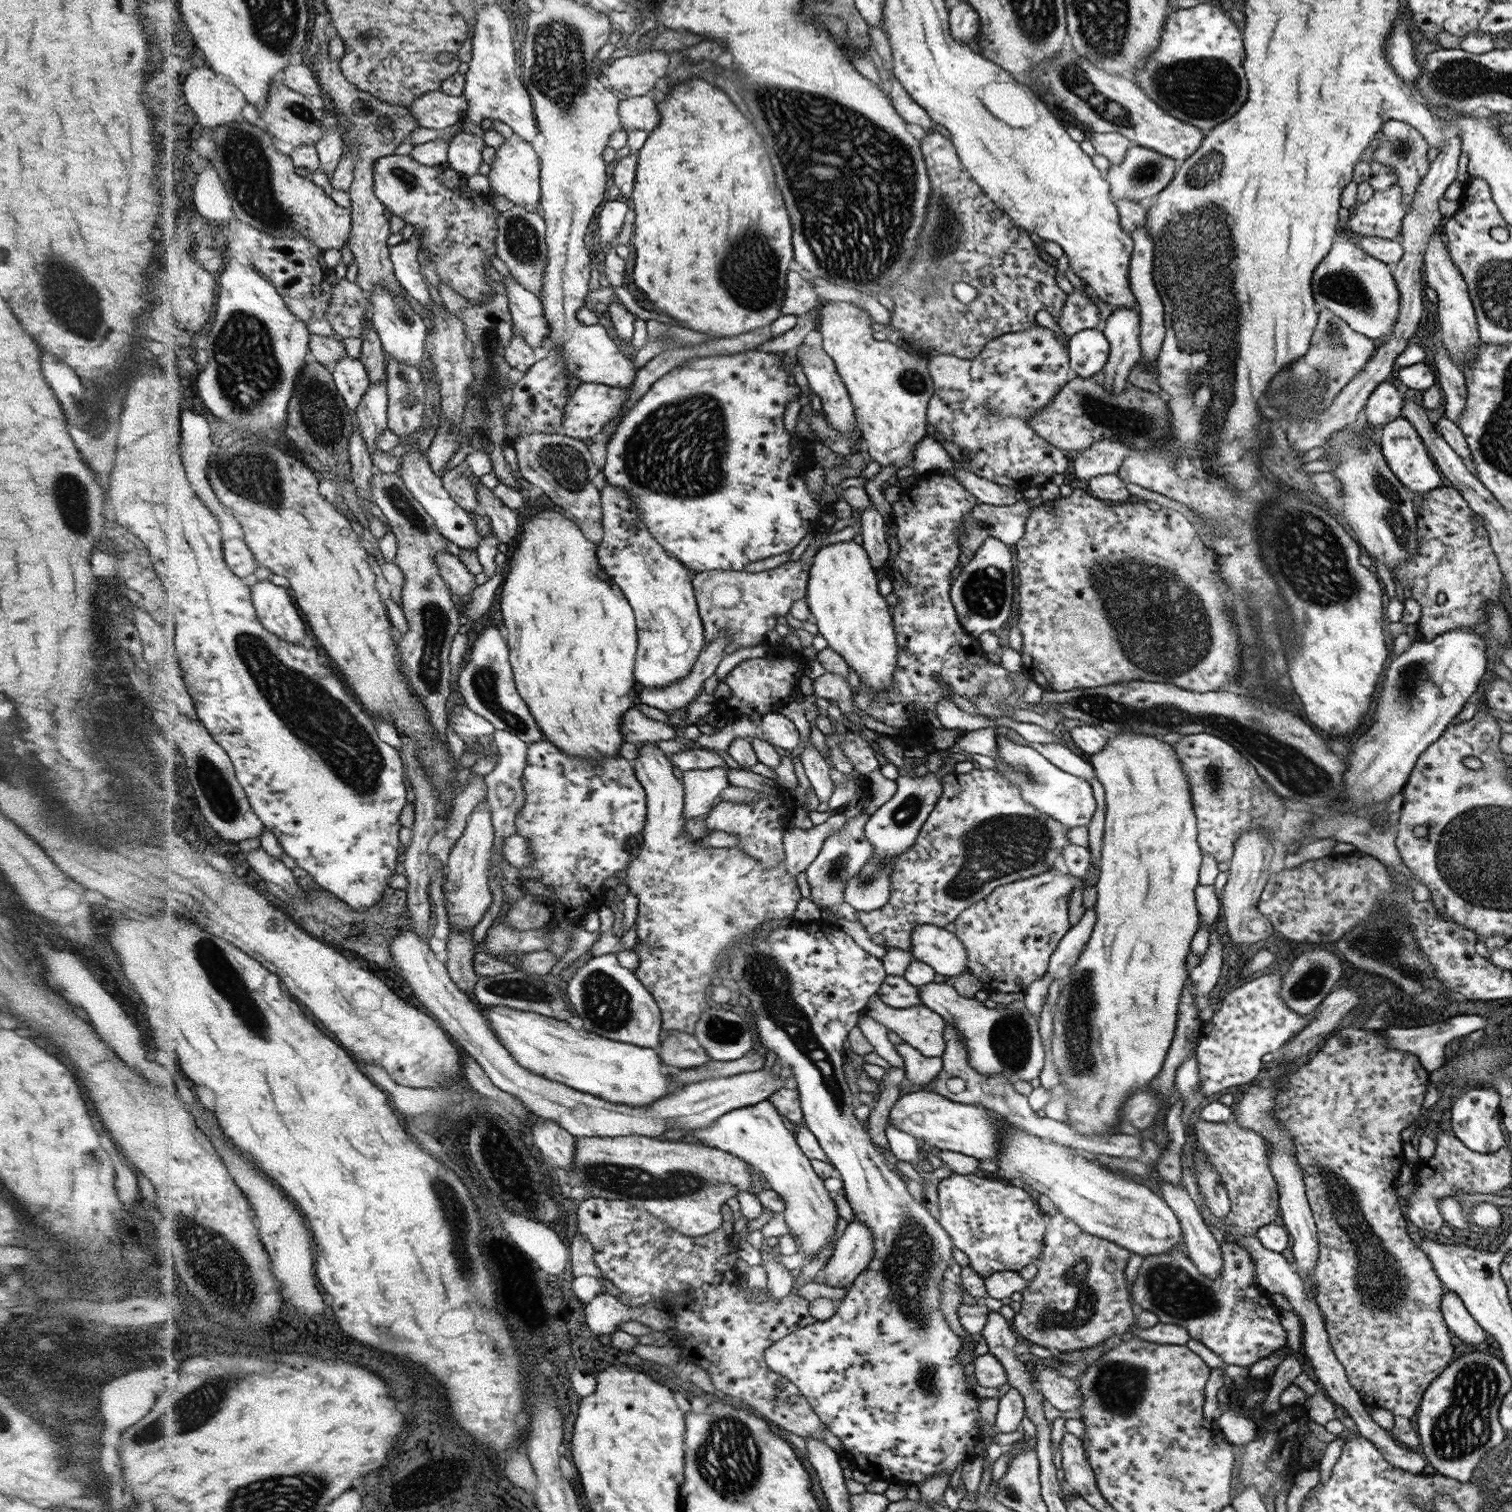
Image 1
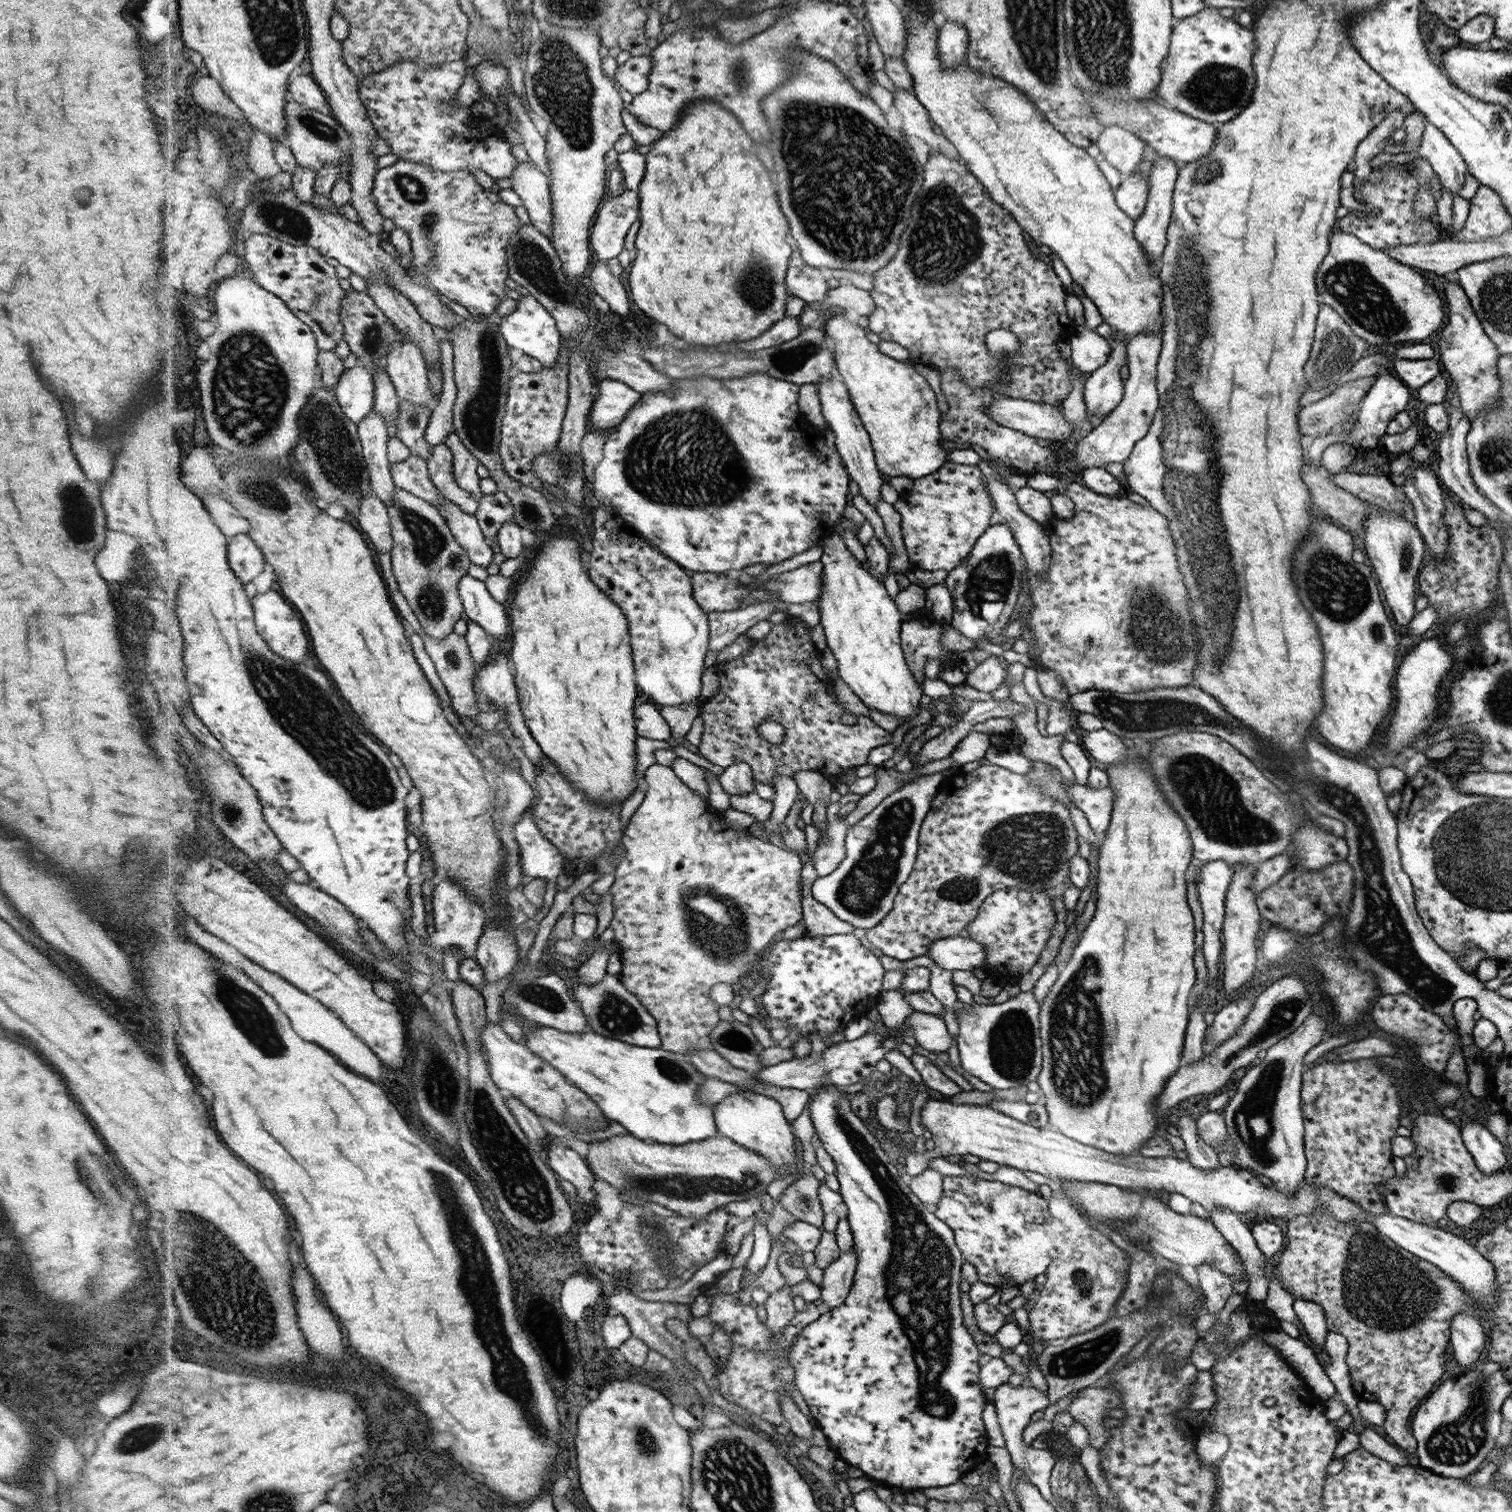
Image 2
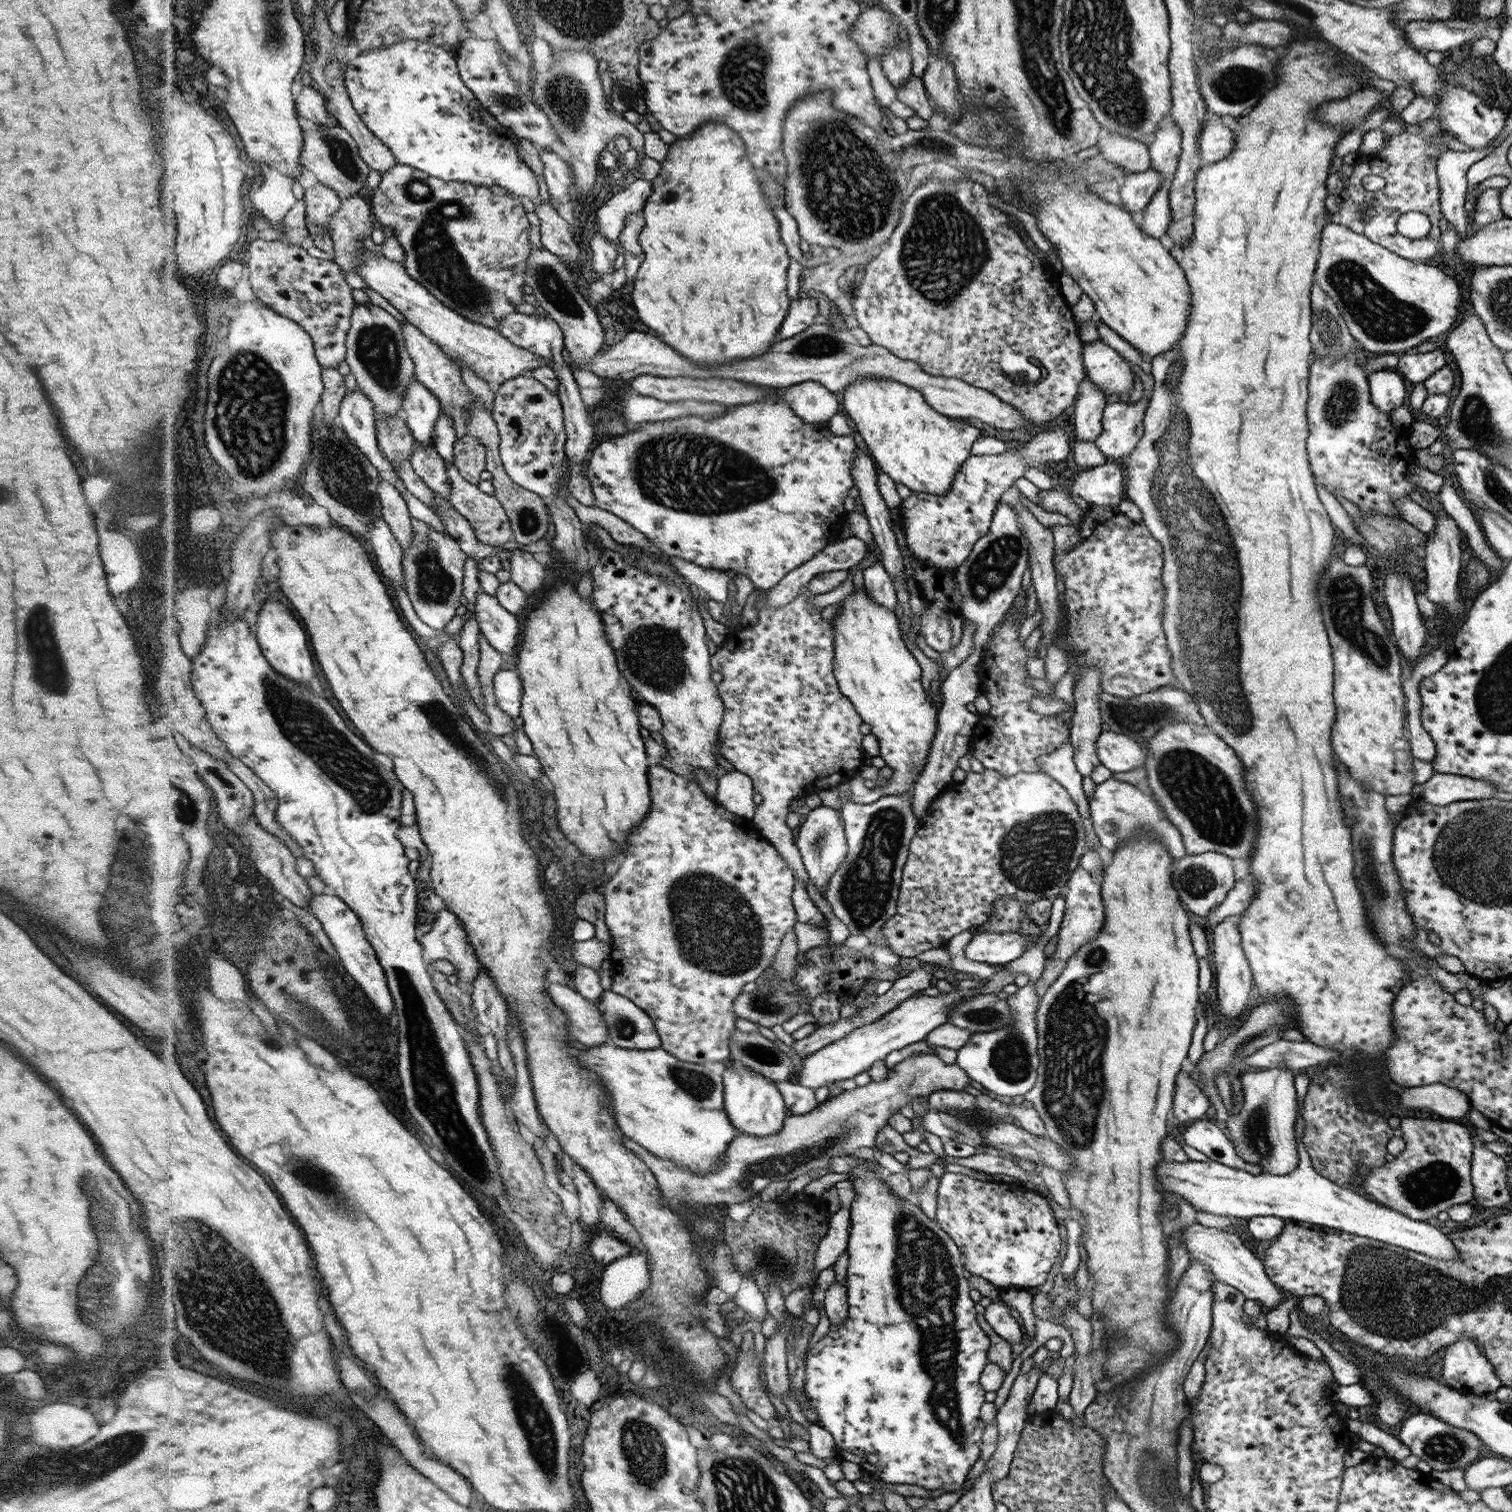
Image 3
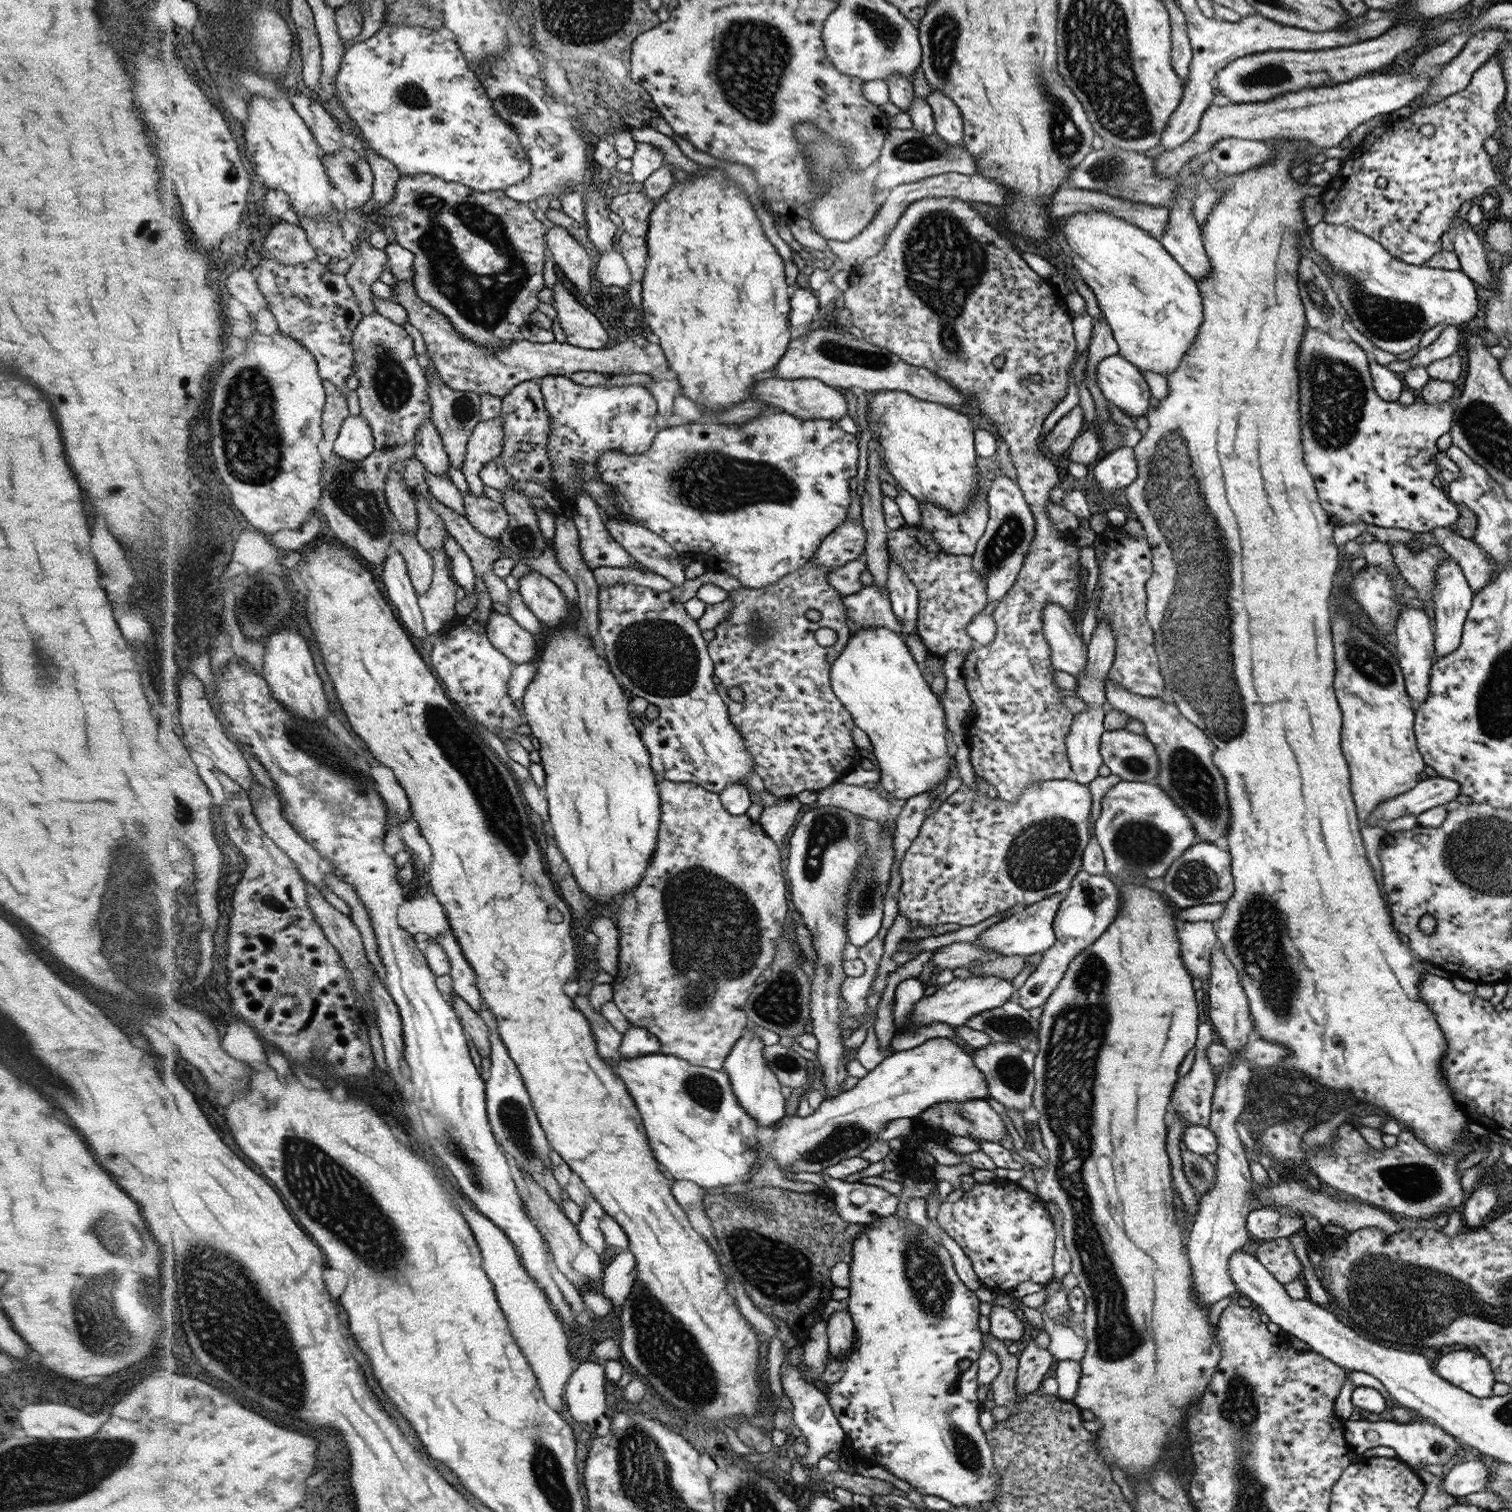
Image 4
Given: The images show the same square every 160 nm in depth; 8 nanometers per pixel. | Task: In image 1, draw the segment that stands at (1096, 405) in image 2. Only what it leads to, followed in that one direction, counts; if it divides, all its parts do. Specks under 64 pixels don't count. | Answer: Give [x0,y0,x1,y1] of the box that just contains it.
[1103,307,1142,394]

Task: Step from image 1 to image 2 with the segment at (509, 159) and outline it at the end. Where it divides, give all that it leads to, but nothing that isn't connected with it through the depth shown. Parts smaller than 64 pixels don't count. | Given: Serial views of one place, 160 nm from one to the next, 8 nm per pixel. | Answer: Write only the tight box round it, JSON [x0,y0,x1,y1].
[510,160,555,237]

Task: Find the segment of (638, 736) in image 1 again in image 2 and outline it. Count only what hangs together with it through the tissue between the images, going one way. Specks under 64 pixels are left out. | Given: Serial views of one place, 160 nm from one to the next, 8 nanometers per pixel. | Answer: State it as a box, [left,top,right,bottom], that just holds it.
[634,704,671,741]

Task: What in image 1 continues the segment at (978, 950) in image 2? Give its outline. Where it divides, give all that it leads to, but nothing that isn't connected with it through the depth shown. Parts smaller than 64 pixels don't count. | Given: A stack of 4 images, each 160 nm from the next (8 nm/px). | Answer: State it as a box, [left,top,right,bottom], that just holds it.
[911,925,967,979]

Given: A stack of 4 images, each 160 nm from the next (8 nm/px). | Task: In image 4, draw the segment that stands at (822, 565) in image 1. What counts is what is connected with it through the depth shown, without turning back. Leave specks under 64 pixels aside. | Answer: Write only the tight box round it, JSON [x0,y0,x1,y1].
[831,627,954,800]

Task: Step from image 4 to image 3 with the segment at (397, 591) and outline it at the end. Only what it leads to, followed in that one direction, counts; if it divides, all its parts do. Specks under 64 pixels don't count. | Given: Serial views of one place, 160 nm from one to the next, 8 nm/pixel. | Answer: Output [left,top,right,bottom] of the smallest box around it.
[370,517,407,590]

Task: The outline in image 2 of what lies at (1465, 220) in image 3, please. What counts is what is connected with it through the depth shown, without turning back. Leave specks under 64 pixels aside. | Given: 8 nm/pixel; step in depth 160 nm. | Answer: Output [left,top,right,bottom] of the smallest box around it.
[1414,123,1467,196]

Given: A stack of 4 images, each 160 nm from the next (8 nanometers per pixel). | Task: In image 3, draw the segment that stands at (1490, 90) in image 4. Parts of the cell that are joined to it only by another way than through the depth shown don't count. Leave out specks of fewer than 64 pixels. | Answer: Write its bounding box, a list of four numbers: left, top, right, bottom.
[1330,118,1455,262]

